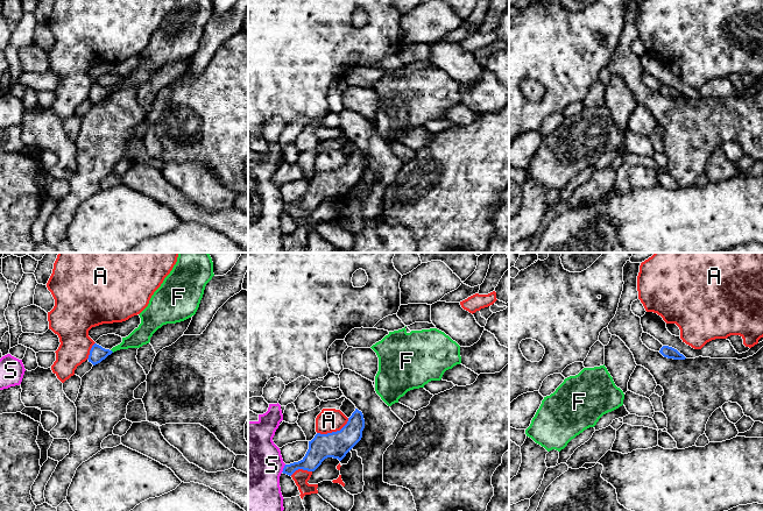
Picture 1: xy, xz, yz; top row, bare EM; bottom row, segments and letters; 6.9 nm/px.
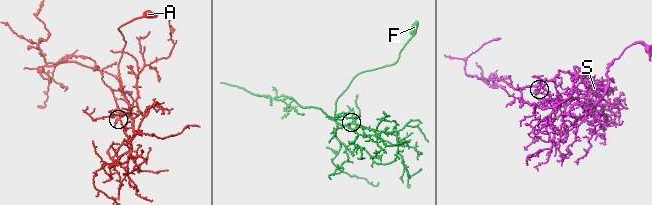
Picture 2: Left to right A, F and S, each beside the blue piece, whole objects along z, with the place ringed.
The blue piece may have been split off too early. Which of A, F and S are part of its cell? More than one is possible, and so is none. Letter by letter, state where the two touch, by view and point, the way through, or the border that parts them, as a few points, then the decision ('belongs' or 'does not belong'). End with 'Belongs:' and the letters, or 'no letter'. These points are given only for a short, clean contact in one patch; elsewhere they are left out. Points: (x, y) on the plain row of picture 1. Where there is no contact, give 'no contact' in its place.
A: meets blue in xz at (333, 171); does not belong
F: no contact; belongs
S: meets blue in xz at (283, 207); does not belong
Belongs: F

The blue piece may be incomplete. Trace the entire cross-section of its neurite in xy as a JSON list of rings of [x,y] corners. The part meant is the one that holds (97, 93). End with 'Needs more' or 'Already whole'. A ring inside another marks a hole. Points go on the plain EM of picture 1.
[[[177,0],[148,45],[139,54],[139,66],[111,90],[94,83],[89,101],[96,105],[116,90],[140,87],[149,83],[153,73],[163,64],[181,62],[195,55],[205,26],[213,15],[212,0]]]. Needs more

